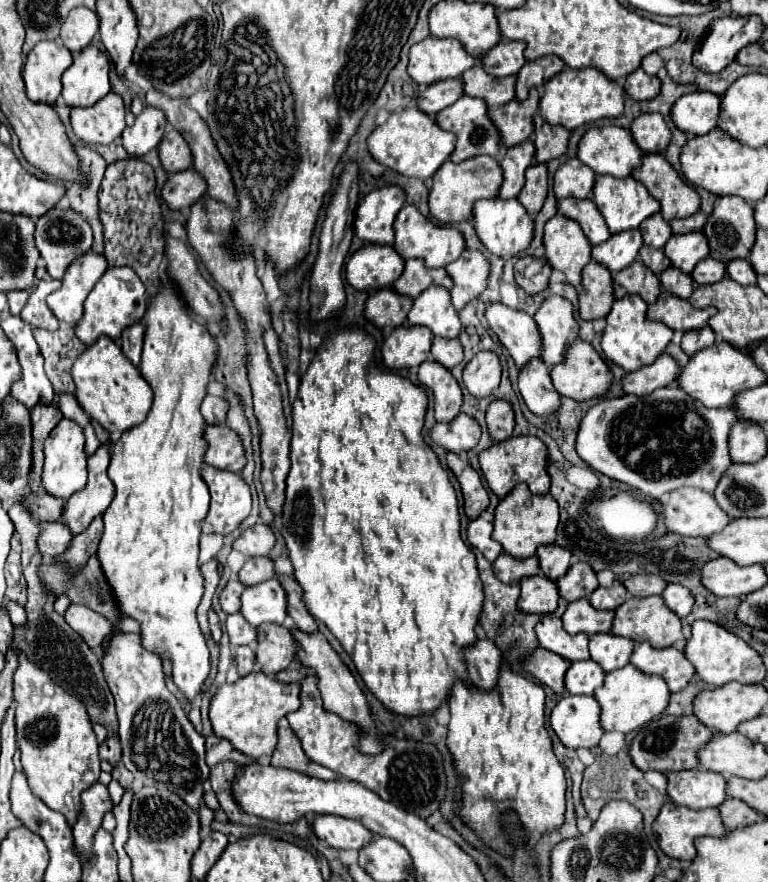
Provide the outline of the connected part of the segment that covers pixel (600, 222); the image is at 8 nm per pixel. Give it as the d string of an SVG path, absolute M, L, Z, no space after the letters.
M575 197L559 199L557 209L561 215L575 219L593 245L599 245L611 237L603 215L599 213L599 209L591 199L575 199Z

